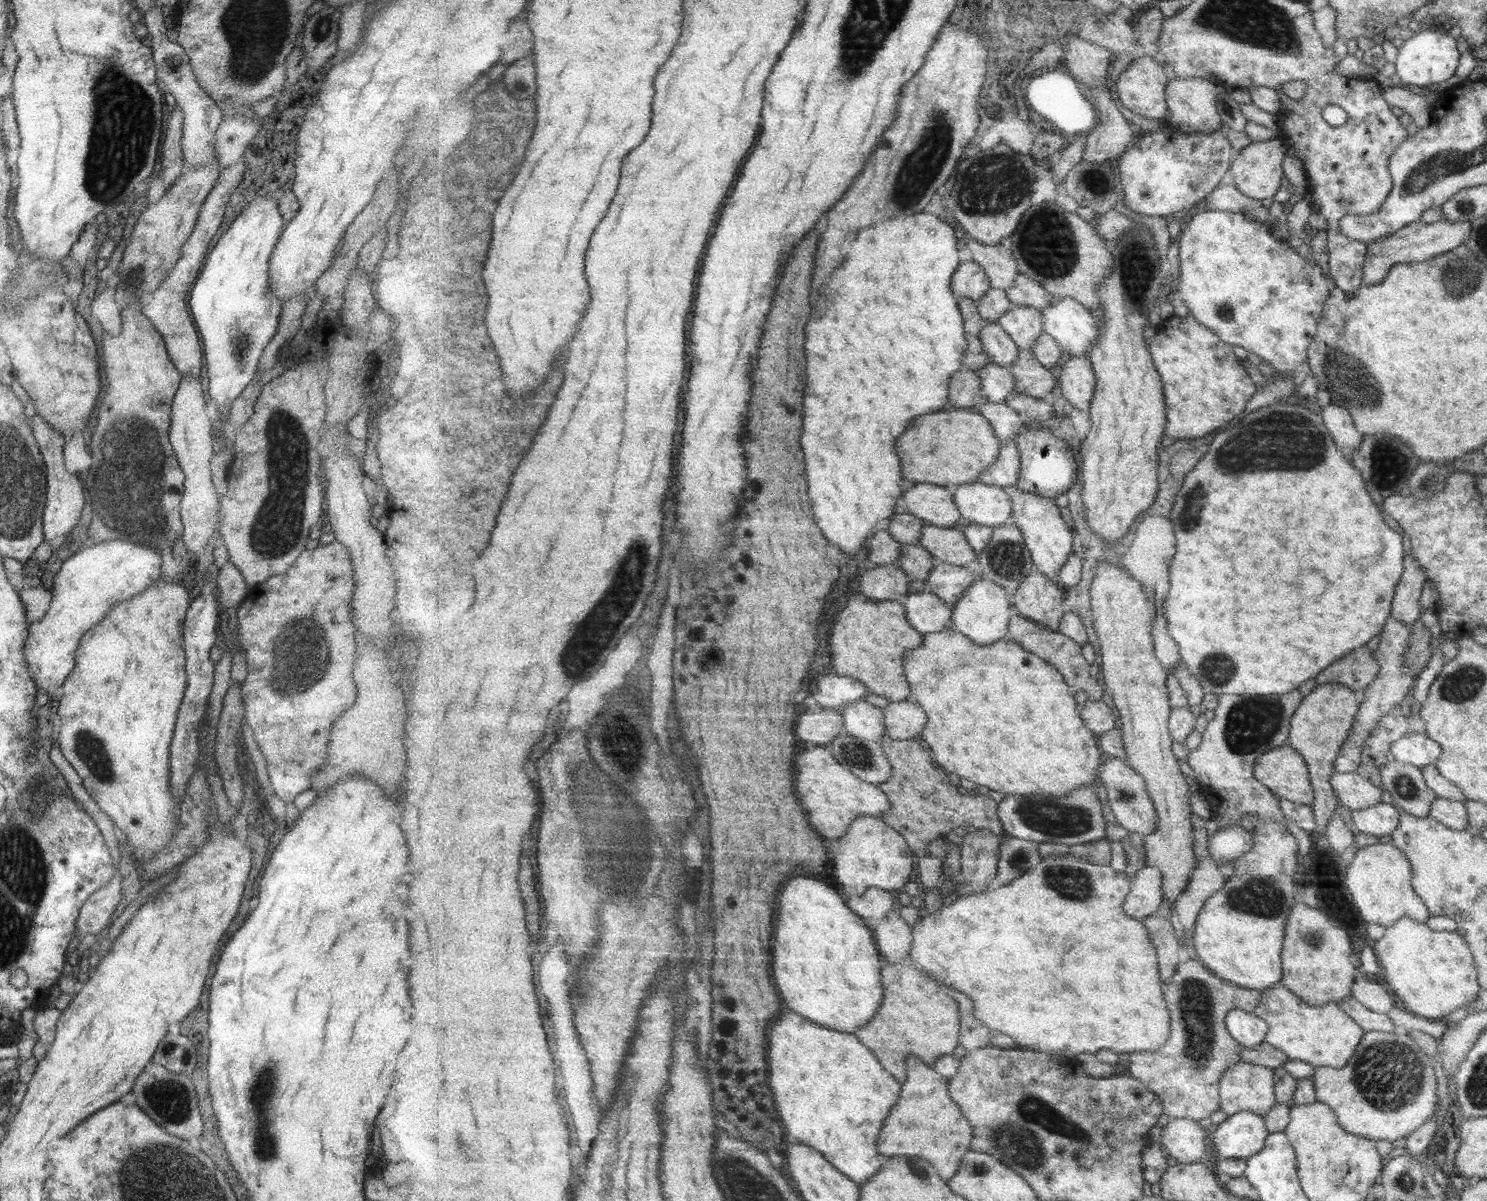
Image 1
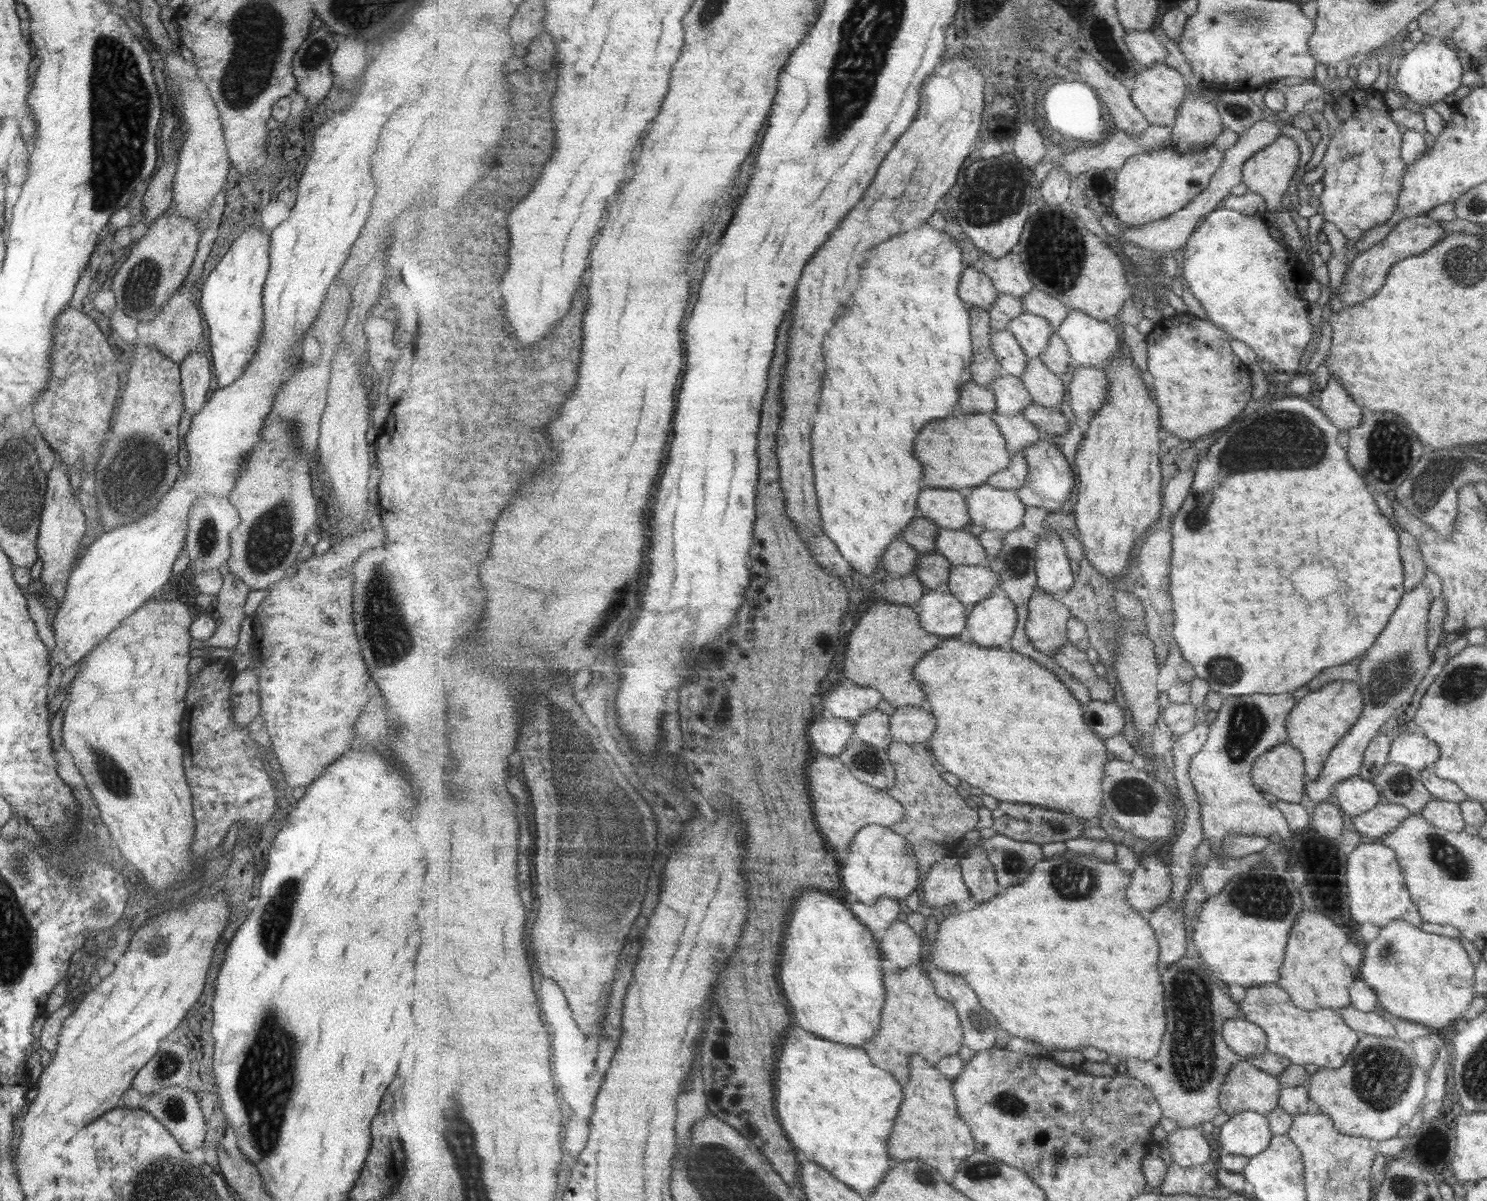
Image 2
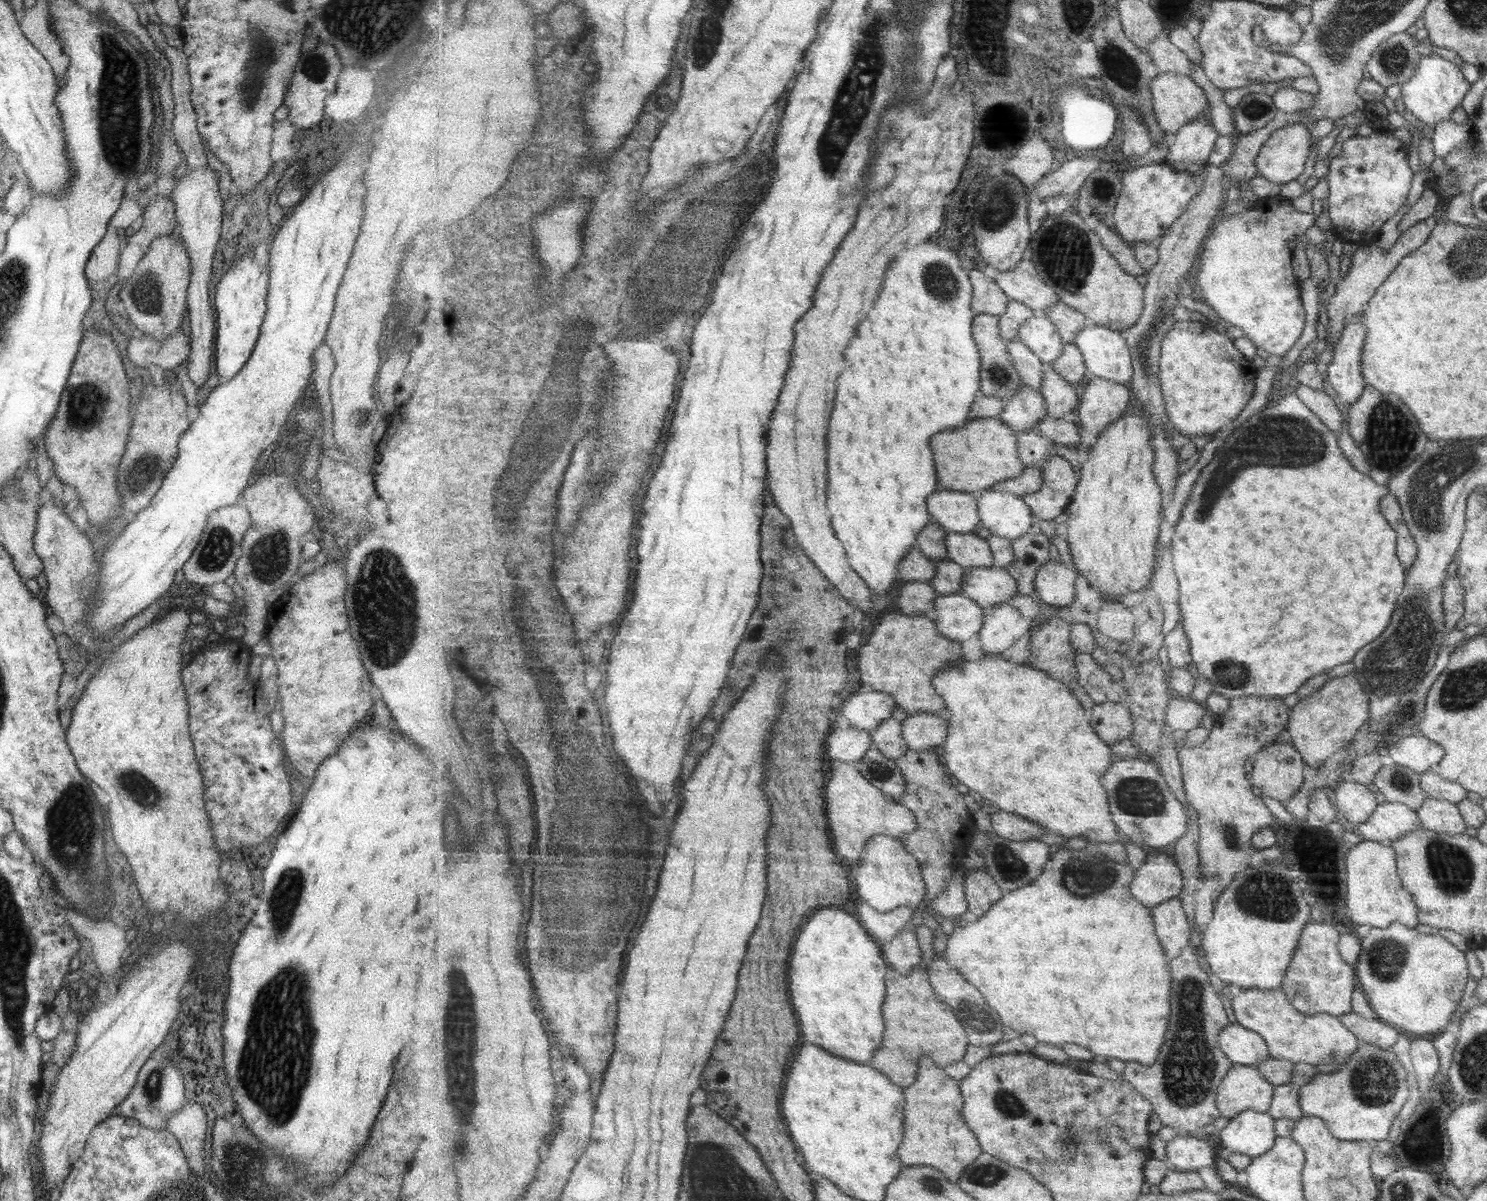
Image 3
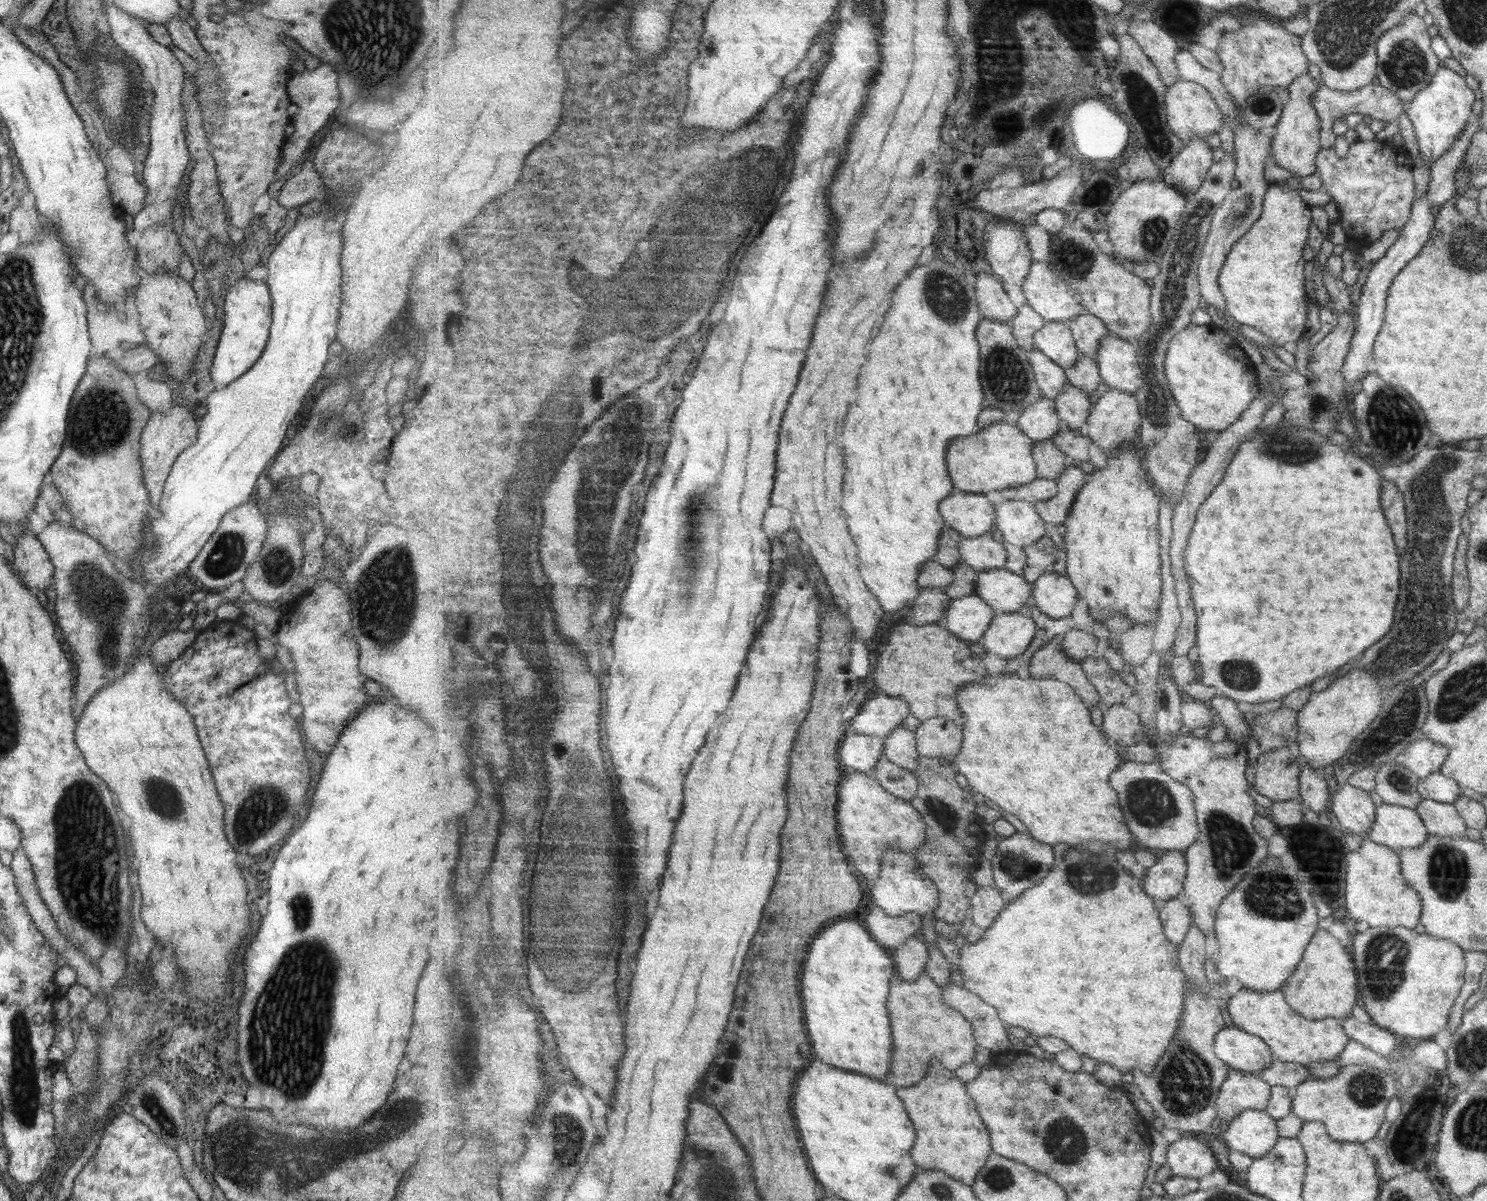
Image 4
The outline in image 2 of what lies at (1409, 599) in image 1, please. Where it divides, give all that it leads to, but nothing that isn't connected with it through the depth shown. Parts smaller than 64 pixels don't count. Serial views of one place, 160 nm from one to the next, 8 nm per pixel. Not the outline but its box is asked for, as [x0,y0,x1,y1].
[1395,528,1425,592]

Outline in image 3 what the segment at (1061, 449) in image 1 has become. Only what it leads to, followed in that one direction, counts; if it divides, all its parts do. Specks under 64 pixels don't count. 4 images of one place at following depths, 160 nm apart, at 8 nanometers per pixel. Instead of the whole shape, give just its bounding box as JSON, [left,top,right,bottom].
[1022,454,1079,520]

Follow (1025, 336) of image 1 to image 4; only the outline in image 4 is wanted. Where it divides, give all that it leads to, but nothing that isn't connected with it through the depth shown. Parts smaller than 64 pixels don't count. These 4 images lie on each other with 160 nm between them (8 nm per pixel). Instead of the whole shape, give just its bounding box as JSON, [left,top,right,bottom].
[1035,321,1081,368]

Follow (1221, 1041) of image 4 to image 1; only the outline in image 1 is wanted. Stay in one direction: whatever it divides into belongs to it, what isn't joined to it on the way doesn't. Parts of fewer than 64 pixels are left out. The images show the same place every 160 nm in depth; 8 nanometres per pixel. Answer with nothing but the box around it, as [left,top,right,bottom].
[1225,1008,1268,1048]

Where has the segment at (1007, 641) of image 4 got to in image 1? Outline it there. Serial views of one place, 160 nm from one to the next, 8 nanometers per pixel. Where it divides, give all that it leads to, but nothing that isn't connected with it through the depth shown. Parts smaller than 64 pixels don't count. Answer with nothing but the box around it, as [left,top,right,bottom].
[952,578,1015,645]

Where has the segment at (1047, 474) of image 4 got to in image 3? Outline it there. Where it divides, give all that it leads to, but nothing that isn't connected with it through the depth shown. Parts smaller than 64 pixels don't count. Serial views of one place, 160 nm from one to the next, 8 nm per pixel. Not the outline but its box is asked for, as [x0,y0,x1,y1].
[1017,429,1055,467]

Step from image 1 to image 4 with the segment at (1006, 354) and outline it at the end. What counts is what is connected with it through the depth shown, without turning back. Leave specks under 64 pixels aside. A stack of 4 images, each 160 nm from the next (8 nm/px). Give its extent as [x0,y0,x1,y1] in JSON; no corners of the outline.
[1029,349,1070,401]

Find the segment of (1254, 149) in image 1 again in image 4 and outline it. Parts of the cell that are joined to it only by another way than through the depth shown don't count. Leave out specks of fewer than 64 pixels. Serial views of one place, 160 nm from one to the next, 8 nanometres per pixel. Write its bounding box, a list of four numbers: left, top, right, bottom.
[1270,73,1320,180]

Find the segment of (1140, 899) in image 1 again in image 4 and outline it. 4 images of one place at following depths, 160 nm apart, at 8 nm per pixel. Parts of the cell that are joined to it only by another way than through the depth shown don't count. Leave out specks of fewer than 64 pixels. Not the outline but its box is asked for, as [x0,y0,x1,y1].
[1143,851,1188,904]

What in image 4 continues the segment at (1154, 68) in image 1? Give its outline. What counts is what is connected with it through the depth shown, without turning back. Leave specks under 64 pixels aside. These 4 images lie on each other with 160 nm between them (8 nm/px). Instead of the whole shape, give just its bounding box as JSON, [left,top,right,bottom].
[1166,79,1224,144]

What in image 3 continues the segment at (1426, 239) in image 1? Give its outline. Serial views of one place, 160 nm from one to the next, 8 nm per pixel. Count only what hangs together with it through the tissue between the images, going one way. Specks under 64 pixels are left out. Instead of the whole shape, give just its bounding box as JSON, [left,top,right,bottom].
[1325,217,1436,348]

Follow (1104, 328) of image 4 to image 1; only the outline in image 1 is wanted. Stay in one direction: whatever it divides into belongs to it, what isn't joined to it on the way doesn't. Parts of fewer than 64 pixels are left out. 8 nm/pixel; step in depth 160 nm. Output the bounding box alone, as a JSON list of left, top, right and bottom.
[1007,272,1055,311]

